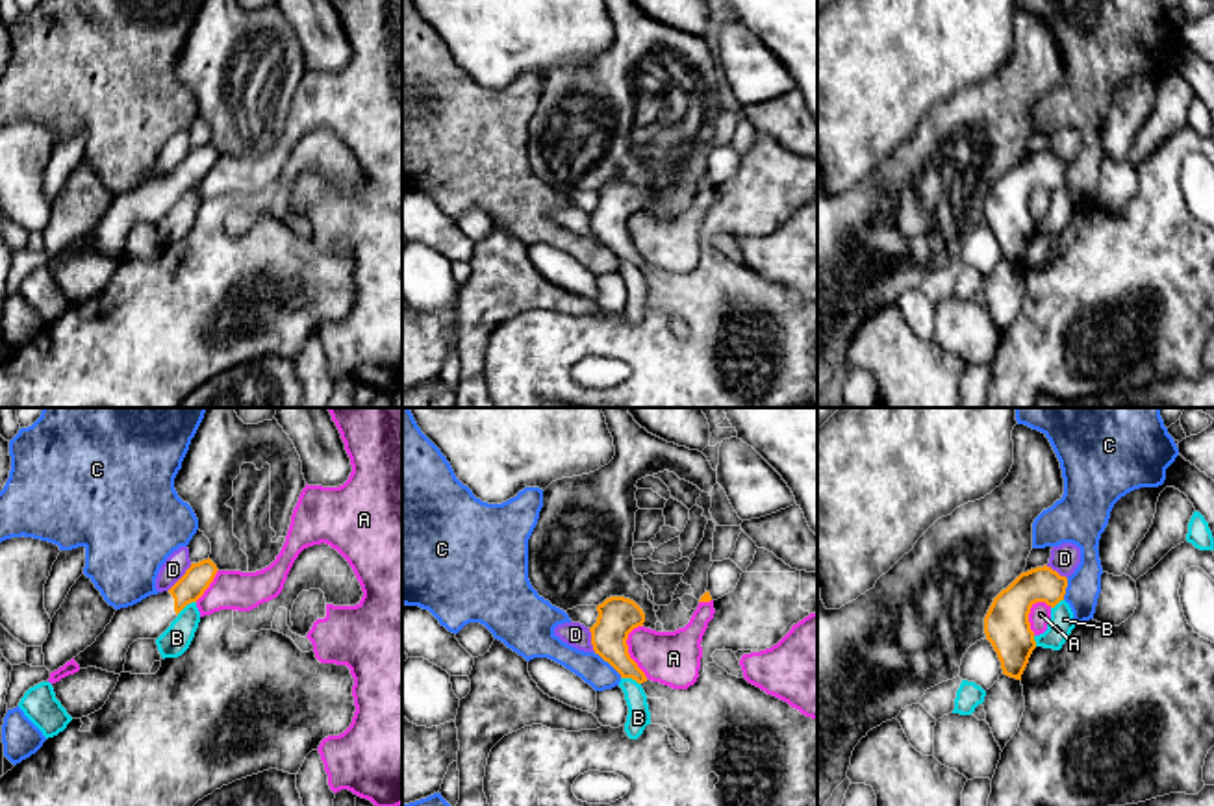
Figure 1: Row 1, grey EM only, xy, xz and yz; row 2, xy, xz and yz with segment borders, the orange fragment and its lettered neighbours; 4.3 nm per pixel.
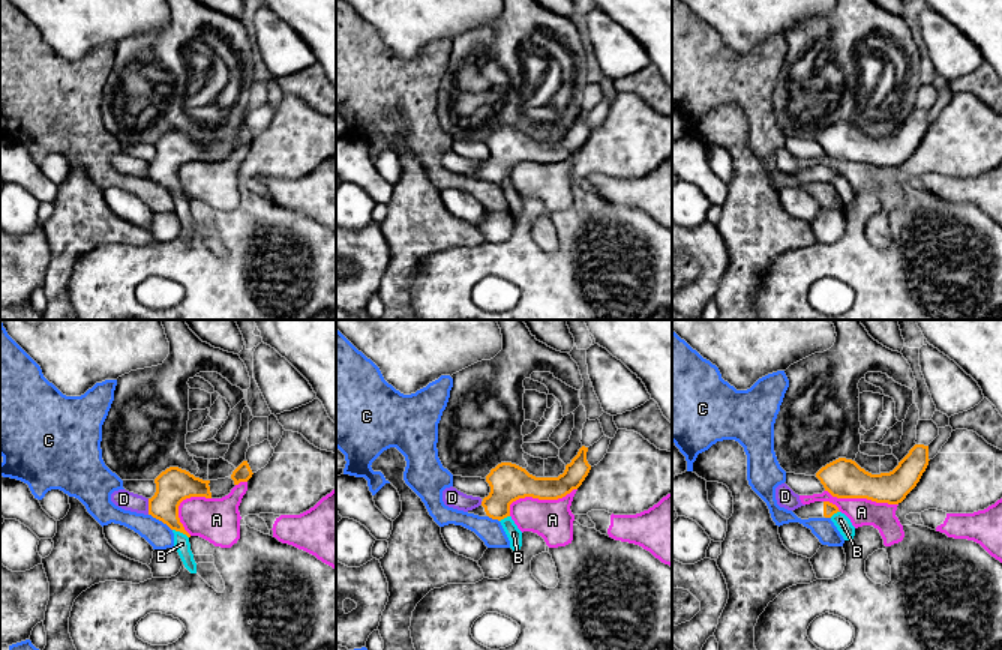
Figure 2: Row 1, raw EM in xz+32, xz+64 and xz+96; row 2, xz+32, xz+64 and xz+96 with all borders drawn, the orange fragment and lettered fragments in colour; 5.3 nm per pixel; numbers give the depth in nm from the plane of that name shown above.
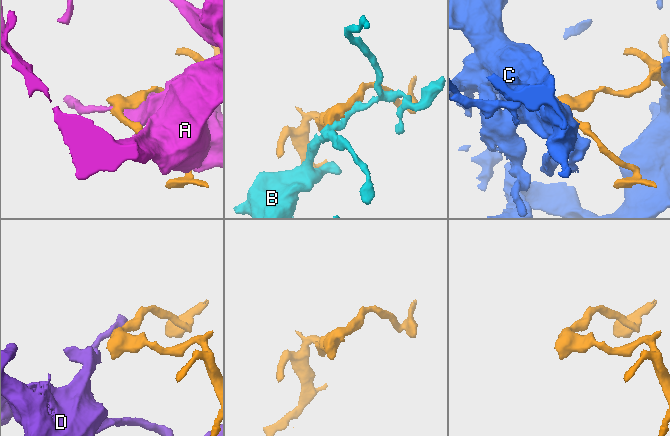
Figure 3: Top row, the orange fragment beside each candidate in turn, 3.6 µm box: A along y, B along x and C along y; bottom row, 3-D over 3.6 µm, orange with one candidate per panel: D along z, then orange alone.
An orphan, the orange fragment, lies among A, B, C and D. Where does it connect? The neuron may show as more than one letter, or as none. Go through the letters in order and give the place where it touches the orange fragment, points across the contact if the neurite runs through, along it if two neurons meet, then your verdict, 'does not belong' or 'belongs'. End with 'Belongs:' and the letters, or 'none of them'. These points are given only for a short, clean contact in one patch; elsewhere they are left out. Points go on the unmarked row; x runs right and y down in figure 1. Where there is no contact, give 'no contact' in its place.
A: contact xz (627, 236); does not belong
B: contact xz (631, 262); does not belong
C: contact xz (608, 247); does not belong
D: contact xy (182, 162); does not belong
Belongs: none of them

